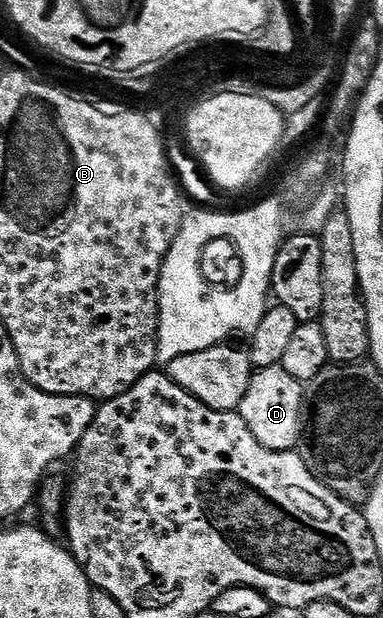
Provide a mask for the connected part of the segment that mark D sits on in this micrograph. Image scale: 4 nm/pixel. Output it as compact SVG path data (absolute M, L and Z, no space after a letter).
M281 364L257 369L251 375L248 394L244 394L242 399L240 415L244 418L244 422L248 422L248 430L252 430L252 434L256 434L256 442L260 442L260 446L268 446L268 450L276 450L277 452L289 452L297 449L298 442L302 439L303 395L303 381L292 378L292 374L288 374L288 370L284 370Z

